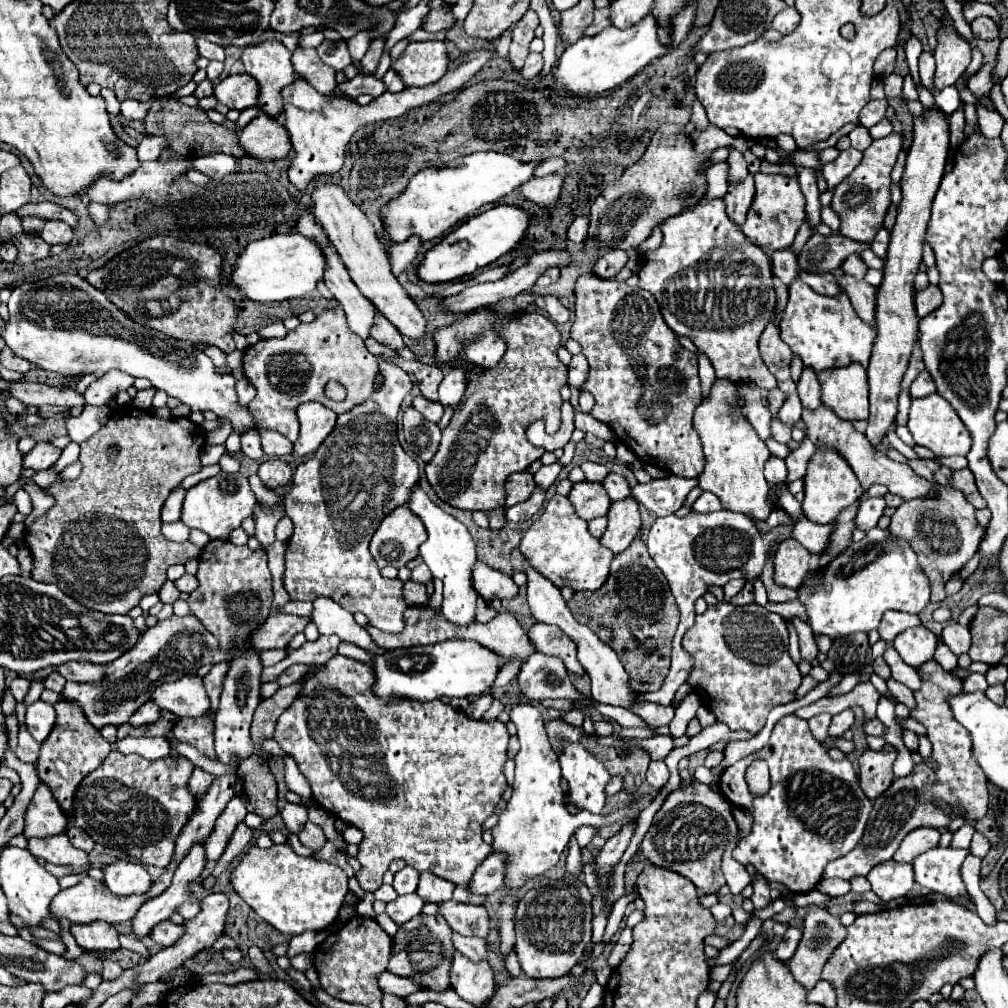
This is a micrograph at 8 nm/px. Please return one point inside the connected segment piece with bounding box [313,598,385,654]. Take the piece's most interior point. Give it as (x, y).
(333, 619)

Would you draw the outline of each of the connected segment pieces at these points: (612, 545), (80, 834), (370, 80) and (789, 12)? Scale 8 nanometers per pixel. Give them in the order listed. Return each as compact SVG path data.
M623 498L619 502L611 502L607 520L609 524L605 534L601 536L601 544L607 546L613 554L619 554L639 534L641 528L639 504L635 502L635 498Z
M71 826L69 830L67 830L67 836L69 836L69 840L71 840L71 844L75 844L77 848L81 848L81 850L85 850L85 852L91 852L91 848L93 848L93 840L91 840L91 836L85 832L85 830L81 830L81 828L77 828L77 826Z
M357 74L353 80L339 84L337 90L339 90L339 94L347 92L351 98L357 98L361 94L371 94L375 98L375 96L381 96L383 92L387 92L387 86L383 84L383 80L379 80L375 76L359 76Z
M785 8L773 18L771 26L781 34L791 34L797 24L799 24L799 12L795 8Z

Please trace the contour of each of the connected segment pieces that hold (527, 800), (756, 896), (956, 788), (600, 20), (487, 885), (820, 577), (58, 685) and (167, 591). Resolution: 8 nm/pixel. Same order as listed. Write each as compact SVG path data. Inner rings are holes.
M517 700L511 706L511 722L517 726L517 736L521 742L521 750L515 756L515 782L513 782L513 796L507 802L507 810L499 814L499 822L493 826L493 850L509 854L507 862L507 880L505 880L505 894L501 898L501 908L497 912L499 918L499 930L501 930L501 956L505 958L511 946L515 944L515 930L513 930L513 918L515 918L515 900L517 890L525 884L527 878L539 876L547 872L551 866L555 866L577 826L593 824L602 827L614 823L623 818L631 810L643 810L652 802L650 796L643 795L636 802L624 806L608 815L589 814L589 812L577 812L571 814L563 806L563 790L559 786L561 770L557 754L553 752L545 724L541 718L541 712L537 706L525 700Z
M757 872L755 874L755 878L751 880L751 886L753 886L753 896L751 896L751 900L753 900L753 904L755 904L755 910L759 910L759 908L765 908L767 904L769 904L769 882Z
M927 660L923 666L919 666L917 674L921 678L921 688L915 692L917 706L909 710L909 716L925 726L933 752L929 758L915 764L909 776L895 778L887 792L873 802L863 842L847 856L829 862L823 870L823 878L837 876L849 880L857 874L867 876L873 866L893 858L899 842L911 830L919 826L947 828L949 822L959 816L967 822L977 822L987 814L987 778L971 756L971 734L967 734L967 730L955 720L947 702L951 694L963 692L963 680L953 672L943 670L935 660ZM945 806L949 806L953 812L947 814Z
M605 6L605 8L597 8L597 10L595 10L595 16L593 16L591 26L587 26L587 30L585 30L585 36L595 36L595 34L599 34L603 28L611 26L609 12L611 12L611 10L609 10L609 6Z
M491 854L487 862L483 862L469 884L473 894L493 894L497 888L503 886L503 858L499 854Z
M873 528L863 540L855 542L853 548L847 548L843 554L839 554L839 558L823 566L819 574L811 570L807 578L803 580L803 584L797 588L797 594L799 594L797 598L807 610L809 626L813 628L813 632L825 634L835 640L835 638L845 638L847 634L869 632L877 628L885 610L901 610L909 614L919 614L929 604L929 582L917 562L915 552L911 550L911 546L907 546L907 542L891 536L889 530Z
M53 670L53 672L45 678L45 688L53 690L53 692L57 692L57 694L63 692L63 686L65 686L65 680L63 680L63 676L61 676L57 670Z
M167 580L161 590L159 590L159 598L163 604L173 604L177 598L179 598L179 590L175 588L175 584L171 580Z

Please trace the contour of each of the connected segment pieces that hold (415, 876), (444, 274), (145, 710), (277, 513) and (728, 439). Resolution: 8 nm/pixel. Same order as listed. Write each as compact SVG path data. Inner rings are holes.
M405 866L395 874L393 888L397 894L411 894L417 890L417 882L419 882L419 872L411 866Z
M499 204L487 212L481 212L465 220L457 230L445 236L435 248L431 248L423 262L417 266L417 276L425 282L447 282L455 278L471 276L475 270L495 262L503 254L511 252L521 244L531 224L531 214L519 206Z
M149 700L139 710L135 710L135 714L129 718L127 724L131 724L131 726L143 726L145 722L155 722L159 716L161 716L159 708Z
M261 504L255 506L253 518L255 518L255 538L261 542L261 548L267 550L275 542L275 526L279 518L283 516L283 510L269 510Z
M717 378L709 396L701 400L693 416L693 426L705 452L705 470L697 476L697 486L717 494L725 510L767 520L771 506L767 502L769 484L763 476L763 464L769 460L771 452L767 444L755 434L755 430L751 430L751 424L745 418L747 416L739 404L735 384L727 382L727 378Z

